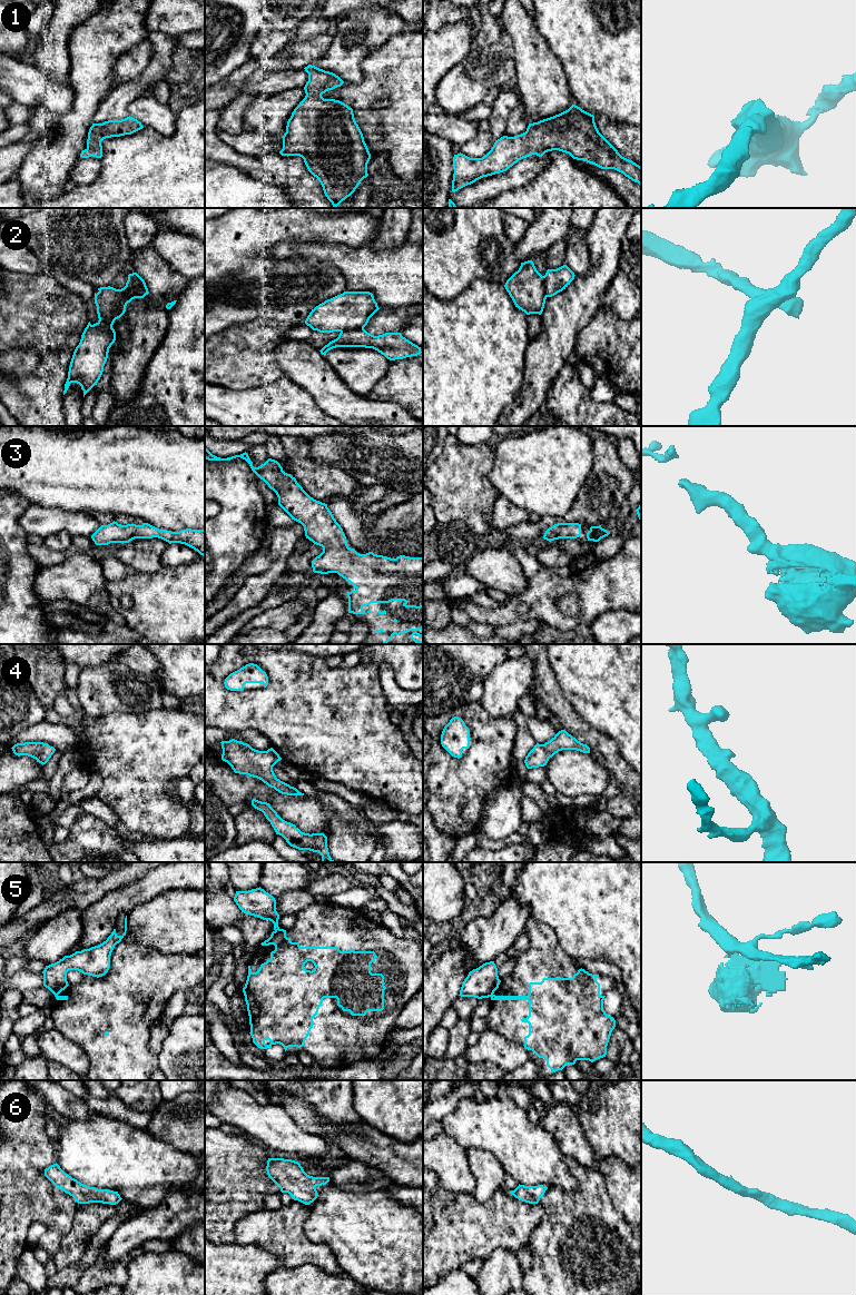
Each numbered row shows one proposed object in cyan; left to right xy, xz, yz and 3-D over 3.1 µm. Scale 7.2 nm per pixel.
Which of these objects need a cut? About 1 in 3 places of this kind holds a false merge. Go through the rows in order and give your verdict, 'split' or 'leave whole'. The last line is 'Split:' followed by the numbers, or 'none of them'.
1: leave whole
2: split
3: leave whole
4: leave whole
5: split
6: leave whole
Split: 2, 5

